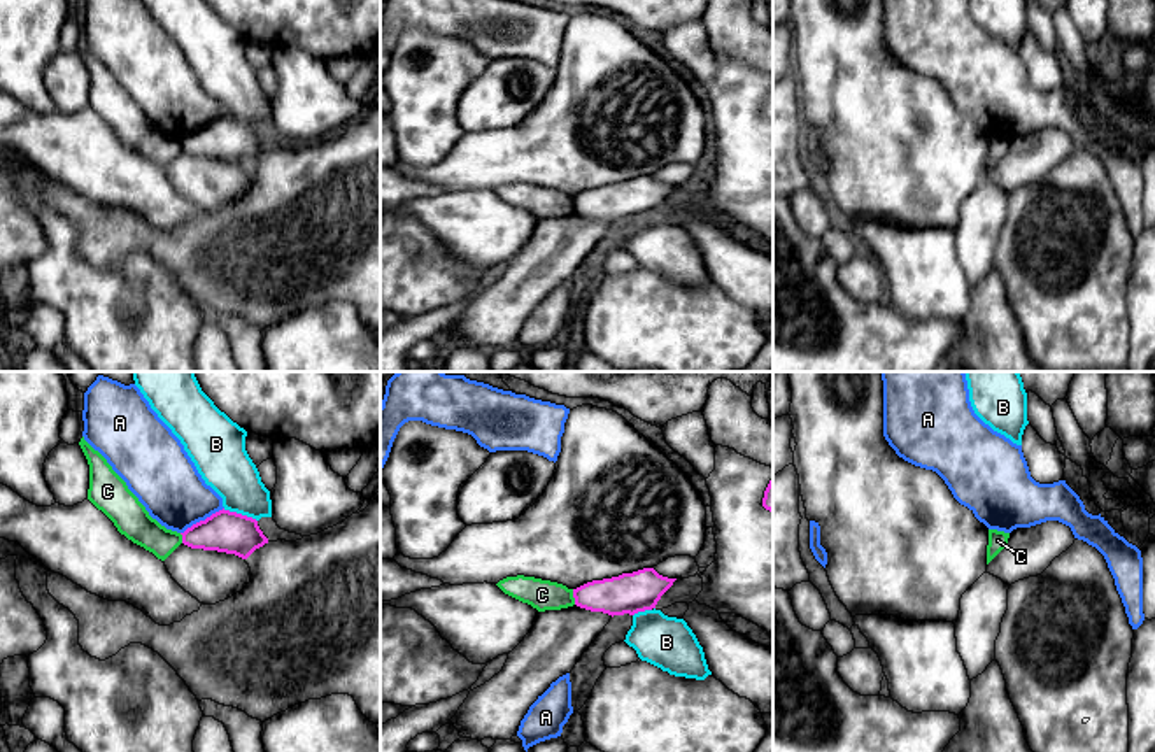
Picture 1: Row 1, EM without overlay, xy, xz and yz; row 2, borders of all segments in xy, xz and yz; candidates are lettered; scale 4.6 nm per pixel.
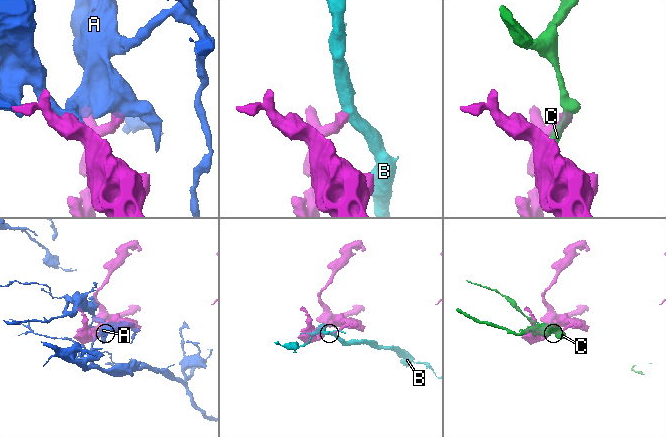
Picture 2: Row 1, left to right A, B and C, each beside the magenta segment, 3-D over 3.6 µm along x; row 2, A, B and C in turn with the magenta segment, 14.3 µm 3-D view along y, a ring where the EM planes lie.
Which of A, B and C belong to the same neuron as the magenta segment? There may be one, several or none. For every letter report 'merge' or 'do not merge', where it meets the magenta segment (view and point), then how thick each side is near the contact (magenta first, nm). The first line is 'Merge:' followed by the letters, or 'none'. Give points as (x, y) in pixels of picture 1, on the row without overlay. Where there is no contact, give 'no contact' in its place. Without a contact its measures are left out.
Merge: none
A: do not merge; contact xy (202, 128); calibres 190 and 300 nm
B: do not merge; contact xy (240, 121); calibres 190 and 240 nm
C: do not merge; contact xz (573, 204); calibres 190 and 140 nm

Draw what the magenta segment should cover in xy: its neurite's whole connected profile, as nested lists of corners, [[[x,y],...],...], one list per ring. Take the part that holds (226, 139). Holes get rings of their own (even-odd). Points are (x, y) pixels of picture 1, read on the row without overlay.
[[[224,116],[181,142],[182,151],[191,156],[235,161],[242,167],[268,151],[256,126]]]

